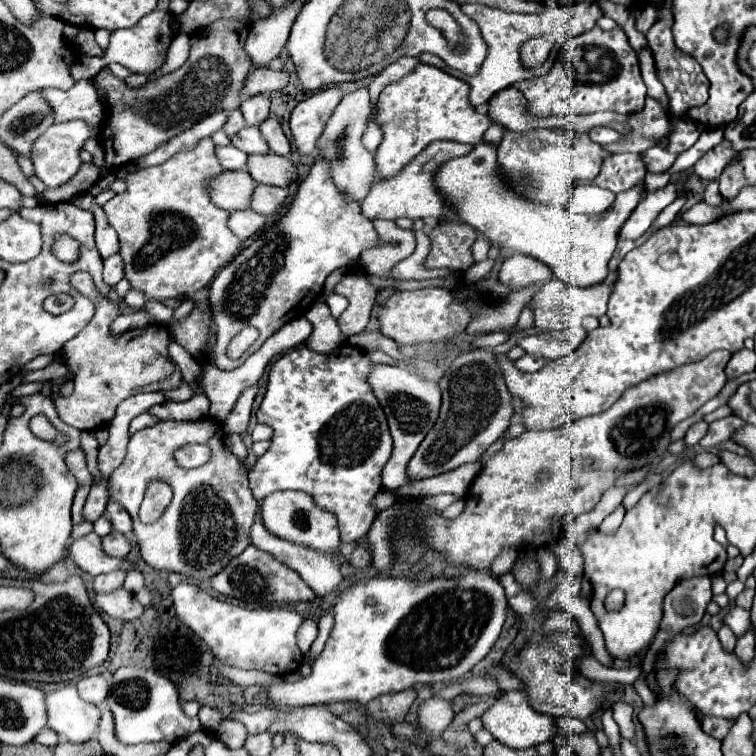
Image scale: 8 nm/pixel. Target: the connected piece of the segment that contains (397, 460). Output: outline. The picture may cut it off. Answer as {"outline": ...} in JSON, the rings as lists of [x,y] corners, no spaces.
{"outline":[[[374,364],[370,374],[368,374],[368,384],[374,390],[374,396],[378,398],[380,406],[384,408],[384,414],[388,418],[390,434],[394,438],[394,452],[388,464],[384,466],[382,472],[382,484],[386,490],[396,492],[404,484],[410,482],[408,476],[408,462],[418,450],[420,442],[428,434],[428,430],[434,426],[438,420],[438,410],[440,410],[440,388],[436,382],[428,382],[416,374],[410,374],[406,368],[398,366],[386,366],[386,364]]]}

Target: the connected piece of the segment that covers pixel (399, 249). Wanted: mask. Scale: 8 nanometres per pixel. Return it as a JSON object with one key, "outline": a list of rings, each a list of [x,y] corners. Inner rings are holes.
{"outline":[[[374,220],[374,228],[378,232],[378,244],[362,252],[362,268],[378,278],[398,282],[392,276],[392,268],[414,252],[414,232],[396,226],[392,220]]]}

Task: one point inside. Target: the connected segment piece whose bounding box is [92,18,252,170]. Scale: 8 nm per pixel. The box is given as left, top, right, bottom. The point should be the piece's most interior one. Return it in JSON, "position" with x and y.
{"position":[141,119]}

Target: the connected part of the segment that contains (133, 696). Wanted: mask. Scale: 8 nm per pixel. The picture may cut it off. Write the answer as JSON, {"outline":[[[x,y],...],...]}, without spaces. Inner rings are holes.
{"outline":[[[118,668],[112,678],[108,692],[108,708],[114,714],[114,732],[122,744],[140,744],[140,742],[176,742],[188,734],[204,730],[198,718],[188,718],[182,712],[176,686],[146,668]]]}

